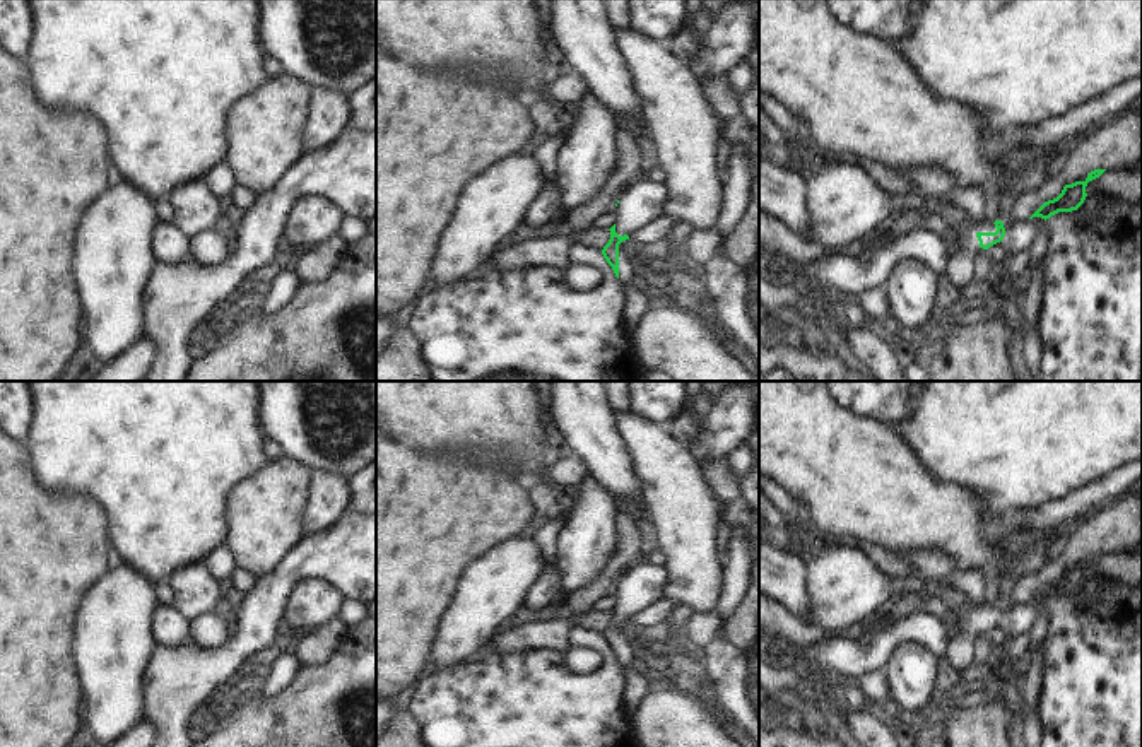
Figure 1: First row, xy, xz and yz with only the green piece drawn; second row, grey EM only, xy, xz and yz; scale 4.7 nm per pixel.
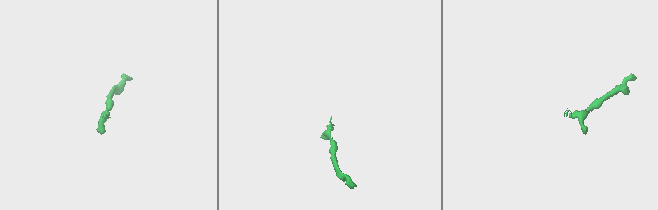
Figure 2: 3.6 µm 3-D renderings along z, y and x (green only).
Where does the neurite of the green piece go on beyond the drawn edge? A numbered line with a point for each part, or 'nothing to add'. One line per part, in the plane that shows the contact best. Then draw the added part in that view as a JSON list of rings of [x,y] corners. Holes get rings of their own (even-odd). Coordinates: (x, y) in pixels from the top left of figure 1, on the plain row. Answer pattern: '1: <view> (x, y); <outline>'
1: yz (961, 643); [[[966,598],[957,609],[957,626],[951,631],[945,655],[954,667],[966,665],[974,658],[974,641],[980,631],[978,615],[995,615],[997,610],[988,602],[974,602]]]

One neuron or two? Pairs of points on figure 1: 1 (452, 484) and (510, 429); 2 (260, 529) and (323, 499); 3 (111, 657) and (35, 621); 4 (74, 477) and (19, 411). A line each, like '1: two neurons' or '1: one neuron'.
1: two neurons
2: two neurons
3: two neurons
4: two neurons

